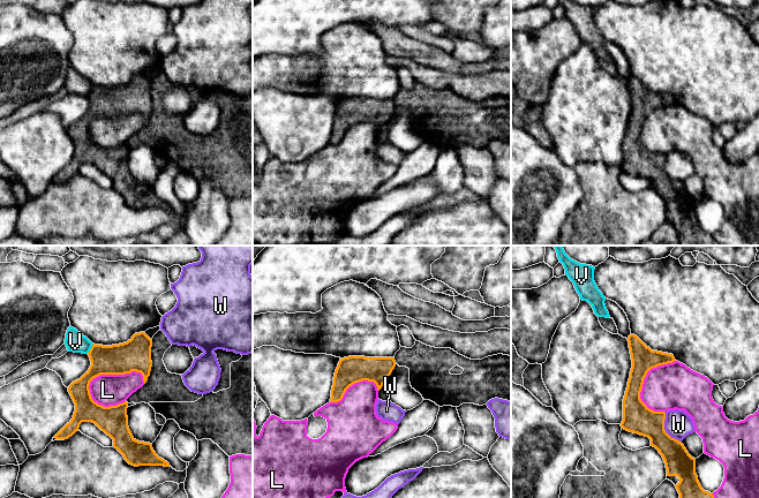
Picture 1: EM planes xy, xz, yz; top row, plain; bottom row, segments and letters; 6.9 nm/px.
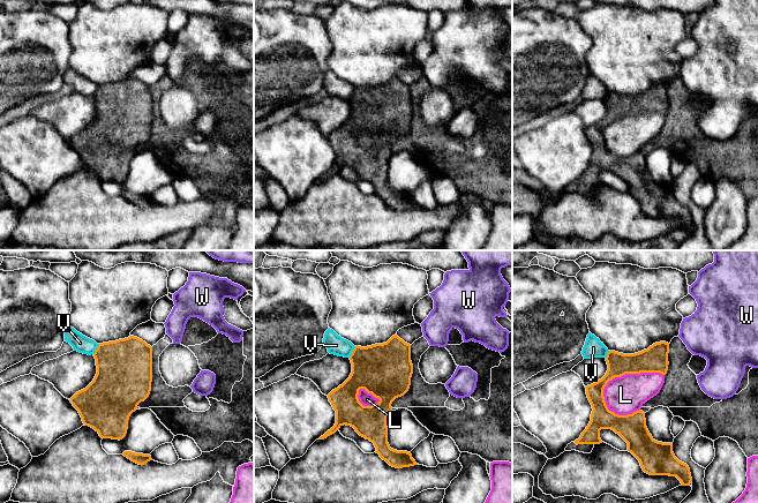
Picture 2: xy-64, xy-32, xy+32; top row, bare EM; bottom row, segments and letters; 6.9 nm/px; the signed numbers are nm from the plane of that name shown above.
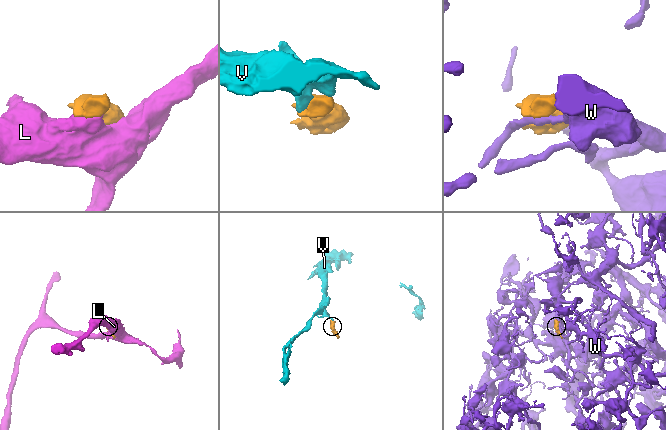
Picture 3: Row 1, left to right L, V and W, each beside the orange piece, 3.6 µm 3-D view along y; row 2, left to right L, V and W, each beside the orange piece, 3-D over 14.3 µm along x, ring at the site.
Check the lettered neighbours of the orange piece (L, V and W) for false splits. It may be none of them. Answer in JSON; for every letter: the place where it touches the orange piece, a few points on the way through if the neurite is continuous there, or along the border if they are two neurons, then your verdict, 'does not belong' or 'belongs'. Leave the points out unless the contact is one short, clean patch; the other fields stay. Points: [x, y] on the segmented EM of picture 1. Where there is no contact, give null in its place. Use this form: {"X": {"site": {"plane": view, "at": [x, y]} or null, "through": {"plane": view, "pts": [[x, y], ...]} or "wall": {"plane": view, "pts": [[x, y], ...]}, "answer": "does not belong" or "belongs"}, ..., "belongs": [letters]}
{"L": {"site": {"plane": "xy", "at": [115, 374]}, "answer": "does not belong"}, "V": {"site": {"plane": "xy", "at": [91, 348]}, "wall": {"plane": "xy", "pts": [[94, 344], [87, 353]]}, "answer": "does not belong"}, "W": {"site": {"plane": "yz", "at": [664, 430]}, "wall": {"plane": "yz", "pts": [[664, 413], [664, 430], [681, 442]]}, "answer": "does not belong"}, "belongs": []}

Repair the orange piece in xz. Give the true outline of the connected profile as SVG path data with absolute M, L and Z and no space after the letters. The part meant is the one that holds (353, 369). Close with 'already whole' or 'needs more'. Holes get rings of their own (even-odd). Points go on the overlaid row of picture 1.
M348 356L340 359L333 377L330 402L340 401L350 386L362 380L374 382L380 391L394 367L393 357Z; already whole

